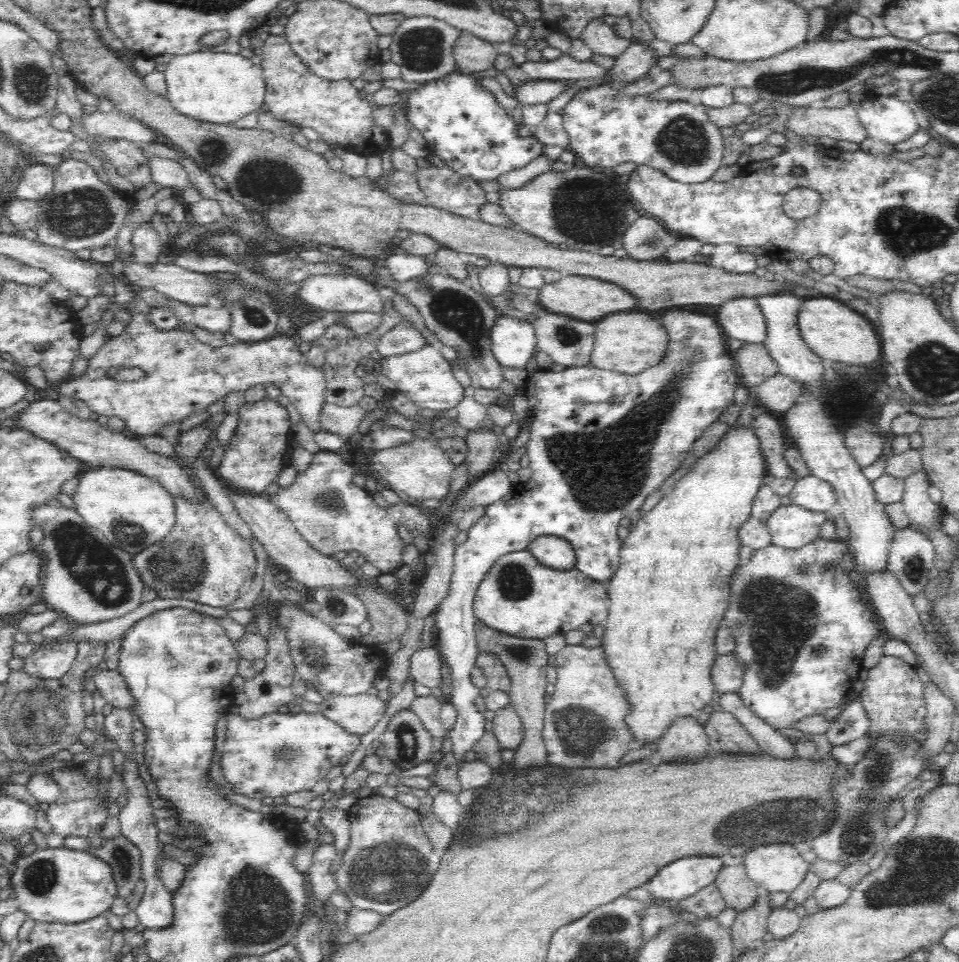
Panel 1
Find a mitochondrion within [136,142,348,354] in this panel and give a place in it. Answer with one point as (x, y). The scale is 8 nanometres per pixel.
(271, 182)

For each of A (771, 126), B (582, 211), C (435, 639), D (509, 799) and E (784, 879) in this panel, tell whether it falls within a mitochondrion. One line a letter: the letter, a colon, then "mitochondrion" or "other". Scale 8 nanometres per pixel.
A: other
B: mitochondrion
C: other
D: mitochondrion
E: other

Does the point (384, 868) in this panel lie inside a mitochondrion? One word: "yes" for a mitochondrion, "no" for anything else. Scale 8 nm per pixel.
yes

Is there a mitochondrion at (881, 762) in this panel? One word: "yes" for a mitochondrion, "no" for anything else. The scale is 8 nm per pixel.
yes

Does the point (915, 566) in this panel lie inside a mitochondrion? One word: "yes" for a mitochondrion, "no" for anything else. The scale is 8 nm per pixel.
yes

